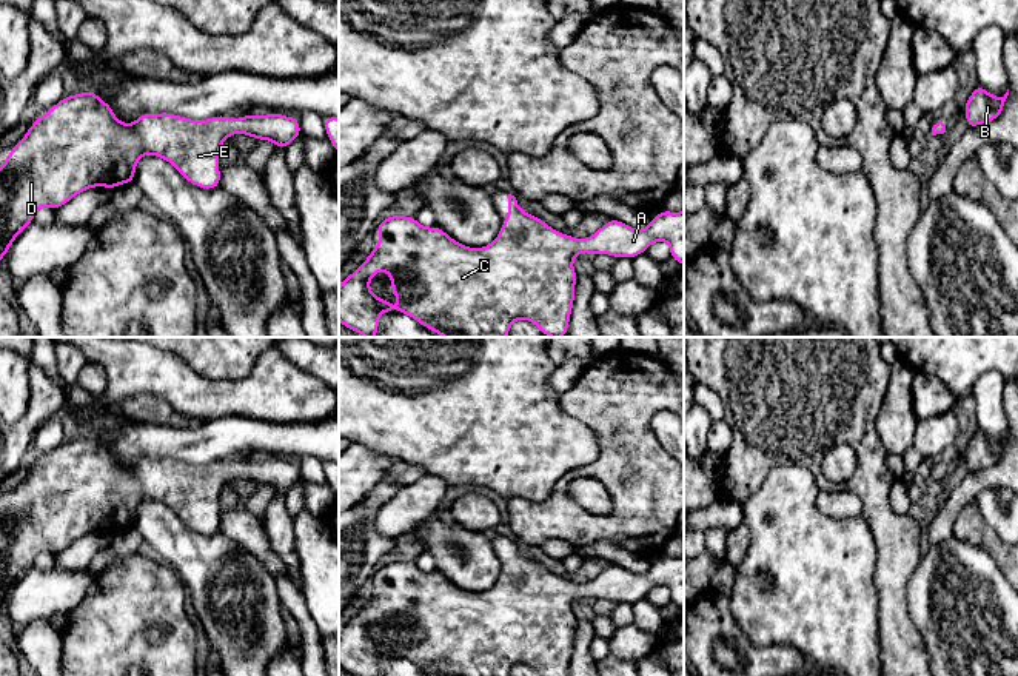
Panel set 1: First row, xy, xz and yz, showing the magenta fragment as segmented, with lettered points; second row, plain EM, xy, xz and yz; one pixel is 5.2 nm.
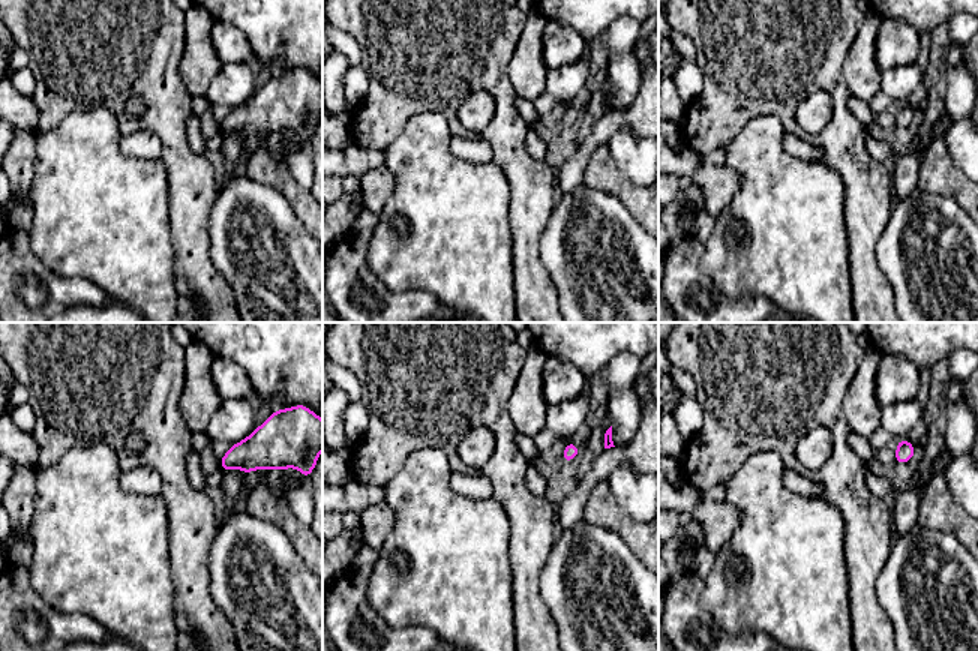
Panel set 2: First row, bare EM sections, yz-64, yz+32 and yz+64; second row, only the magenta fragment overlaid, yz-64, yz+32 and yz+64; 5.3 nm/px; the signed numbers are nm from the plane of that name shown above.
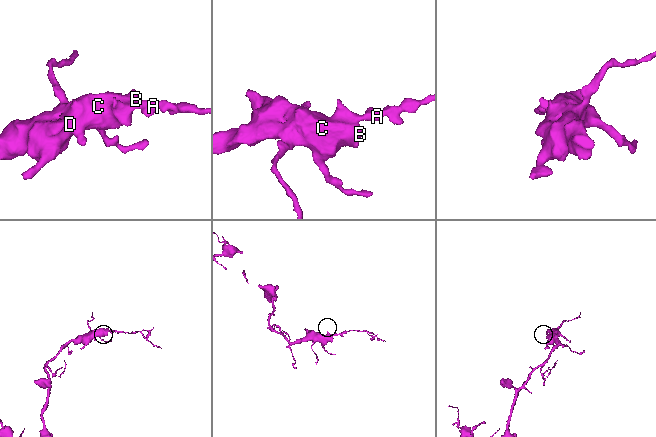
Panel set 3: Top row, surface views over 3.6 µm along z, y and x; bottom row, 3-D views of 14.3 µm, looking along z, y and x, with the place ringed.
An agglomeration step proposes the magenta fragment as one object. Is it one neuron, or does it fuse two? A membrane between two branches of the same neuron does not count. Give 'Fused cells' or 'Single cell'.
Single cell

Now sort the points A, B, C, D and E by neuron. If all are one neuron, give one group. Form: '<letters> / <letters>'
A B C D E

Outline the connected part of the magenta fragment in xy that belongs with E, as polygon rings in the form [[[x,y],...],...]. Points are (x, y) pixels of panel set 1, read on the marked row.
[[[94,91],[63,97],[45,115],[34,120],[0,166],[0,260],[15,237],[32,223],[40,208],[59,209],[85,189],[95,186],[114,189],[134,182],[137,162],[146,154],[169,162],[186,182],[199,188],[220,186],[220,146],[233,134],[270,140],[274,146],[286,149],[302,131],[297,117],[277,112],[248,114],[236,120],[228,115],[189,120],[169,112],[146,112],[132,123],[122,123],[112,108]]]

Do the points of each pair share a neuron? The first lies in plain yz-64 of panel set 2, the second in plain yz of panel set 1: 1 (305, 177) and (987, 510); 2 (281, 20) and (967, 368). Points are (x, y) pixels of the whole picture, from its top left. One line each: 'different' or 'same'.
1: same
2: same

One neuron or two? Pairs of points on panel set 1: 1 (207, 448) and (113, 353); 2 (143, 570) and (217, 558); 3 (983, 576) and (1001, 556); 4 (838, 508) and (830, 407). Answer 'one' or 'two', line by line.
1: two
2: two
3: two
4: two

